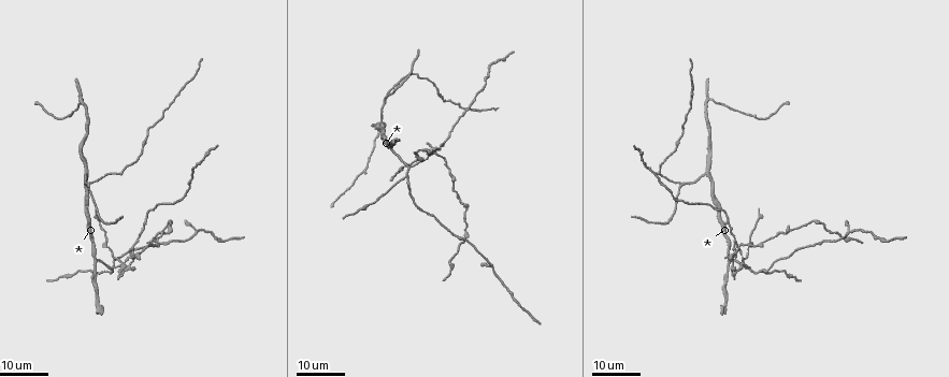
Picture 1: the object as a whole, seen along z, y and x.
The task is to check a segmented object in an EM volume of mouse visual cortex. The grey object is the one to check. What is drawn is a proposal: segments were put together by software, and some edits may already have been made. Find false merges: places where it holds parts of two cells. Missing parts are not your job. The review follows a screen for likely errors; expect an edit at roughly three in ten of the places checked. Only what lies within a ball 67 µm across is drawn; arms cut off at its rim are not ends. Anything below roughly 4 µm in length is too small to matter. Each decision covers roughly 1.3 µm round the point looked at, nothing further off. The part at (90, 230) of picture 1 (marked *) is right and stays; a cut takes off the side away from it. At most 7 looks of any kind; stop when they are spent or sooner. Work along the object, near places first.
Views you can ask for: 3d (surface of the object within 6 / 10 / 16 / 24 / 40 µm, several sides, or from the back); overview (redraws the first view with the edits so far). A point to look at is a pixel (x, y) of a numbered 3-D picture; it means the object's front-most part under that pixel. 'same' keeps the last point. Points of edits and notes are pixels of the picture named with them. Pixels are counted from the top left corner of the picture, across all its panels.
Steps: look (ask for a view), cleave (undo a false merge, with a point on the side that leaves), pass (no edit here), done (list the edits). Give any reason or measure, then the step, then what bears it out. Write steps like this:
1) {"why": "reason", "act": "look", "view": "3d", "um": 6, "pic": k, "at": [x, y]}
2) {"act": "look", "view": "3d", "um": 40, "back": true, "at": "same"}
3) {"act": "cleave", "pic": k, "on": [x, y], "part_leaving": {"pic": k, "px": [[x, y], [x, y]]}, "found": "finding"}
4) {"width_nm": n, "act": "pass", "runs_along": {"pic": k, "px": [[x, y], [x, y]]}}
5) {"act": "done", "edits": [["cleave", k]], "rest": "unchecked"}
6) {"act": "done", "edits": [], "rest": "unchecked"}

{"why": "three arms meet", "act": "look", "view": "3d", "um": 24, "pic": 1, "at": [384, 100]}

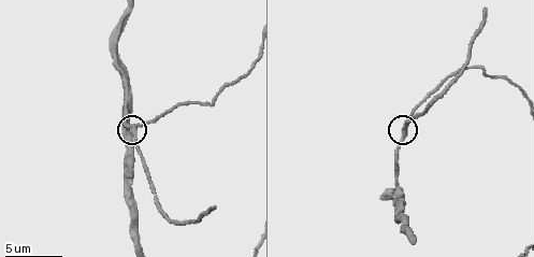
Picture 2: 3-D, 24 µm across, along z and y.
{"act": "look", "view": "3d", "um": 10, "pic": 2, "at": [407, 128]}

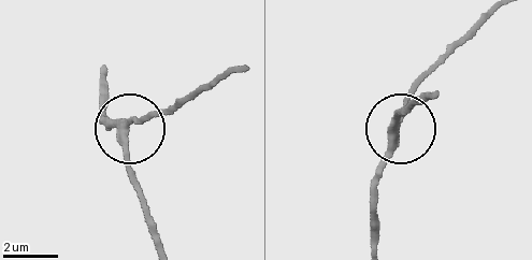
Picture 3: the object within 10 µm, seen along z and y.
{"arms": 3, "act": "pass", "runs_along": {"pic": 3, "px": [[376, 241], [376, 178], [403, 109]]}, "found": "all the same cell"}

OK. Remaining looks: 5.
{"act": "look", "view": "3d", "um": 24, "pic": 1, "at": [136, 242]}

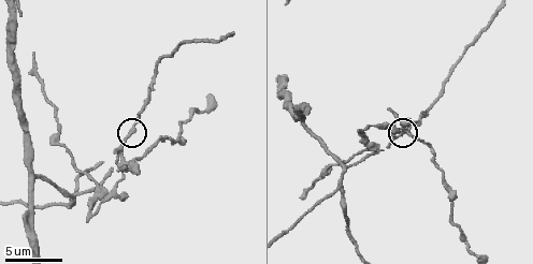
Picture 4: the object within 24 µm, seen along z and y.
{"act": "look", "view": "3d", "um": 6, "pic": 4, "at": [401, 132]}

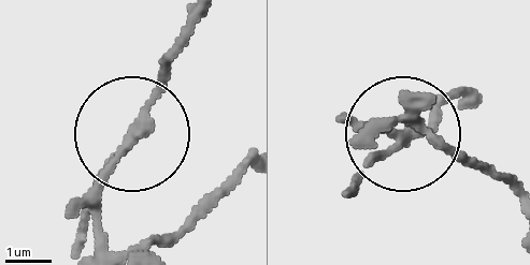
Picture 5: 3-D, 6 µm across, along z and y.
{"act": "cleave", "pic": 5, "on": [95, 194], "found": "two cells meet here"}

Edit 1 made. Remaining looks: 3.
{"why": "three arms meet", "act": "look", "view": "3d", "um": 10, "pic": 2, "at": [395, 185]}

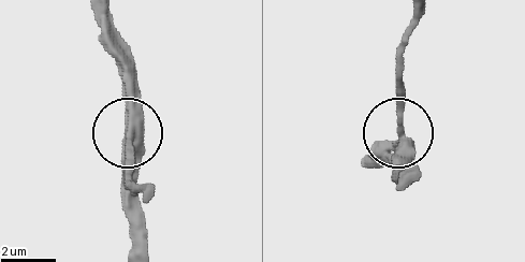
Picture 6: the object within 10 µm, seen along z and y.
{"width_nm": 300, "act": "pass", "found": "all the same cell"}

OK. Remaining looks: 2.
{"act": "done", "edits": [["cleave", 5]], "rest": "unchecked"}

